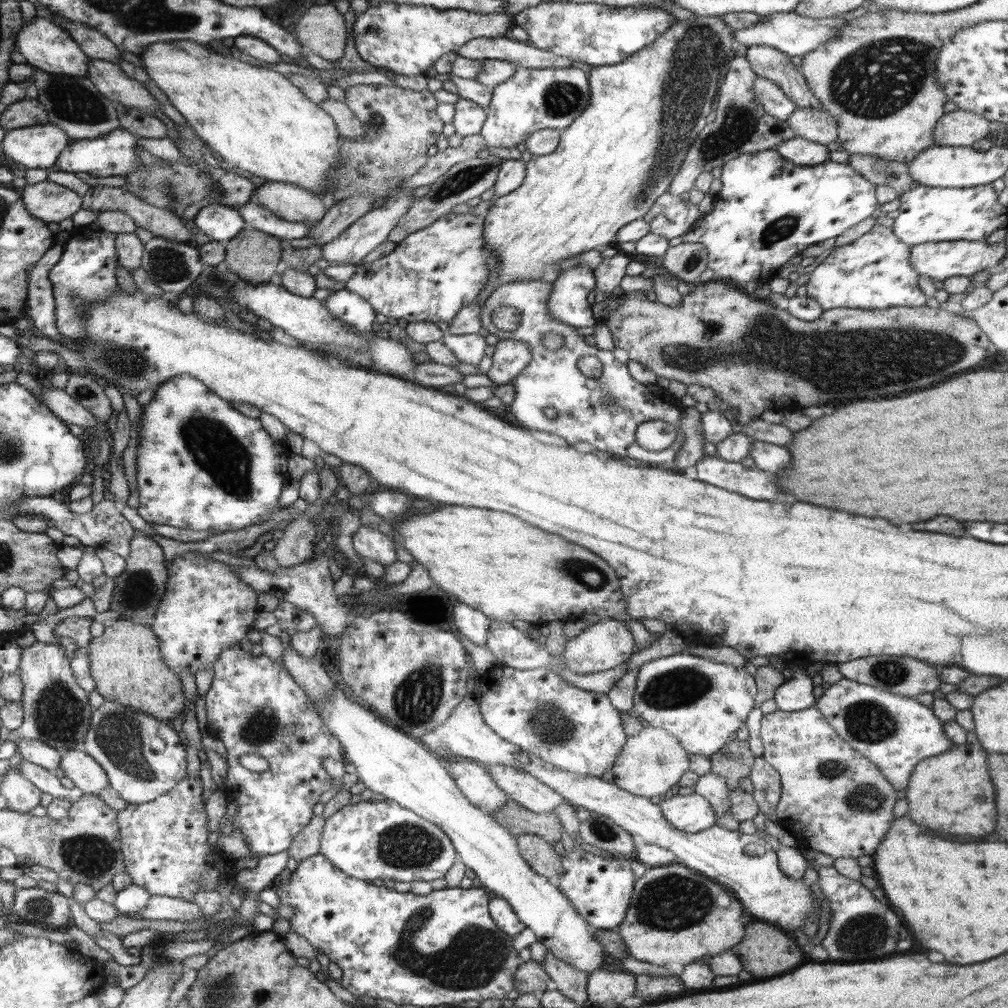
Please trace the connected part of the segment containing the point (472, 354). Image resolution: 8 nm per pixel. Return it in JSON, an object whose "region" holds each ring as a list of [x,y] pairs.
{"region":[[[446,333],[441,341],[453,352],[460,363],[478,366],[488,345],[485,338],[476,334],[455,335]]]}

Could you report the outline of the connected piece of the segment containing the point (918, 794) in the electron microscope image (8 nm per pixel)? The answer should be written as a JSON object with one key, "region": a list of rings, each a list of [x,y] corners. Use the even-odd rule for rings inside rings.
{"region":[[[964,743],[941,752],[938,756],[922,759],[912,771],[906,789],[909,809],[907,815],[946,834],[980,838],[992,834],[996,828],[996,802],[994,784],[988,774],[986,752],[980,745]]]}

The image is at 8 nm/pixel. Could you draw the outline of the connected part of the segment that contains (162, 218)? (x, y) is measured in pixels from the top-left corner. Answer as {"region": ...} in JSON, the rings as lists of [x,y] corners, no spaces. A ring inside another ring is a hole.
{"region":[[[106,185],[90,187],[84,196],[83,208],[85,210],[94,211],[94,213],[110,210],[119,211],[130,216],[138,227],[142,227],[150,231],[154,237],[164,237],[166,240],[172,240],[173,242],[194,244],[195,235],[192,234],[192,230],[190,230],[190,228],[180,220],[178,215],[173,214],[171,211],[160,209],[152,204],[146,203],[144,199],[126,191],[126,188],[110,188],[110,186]]]}

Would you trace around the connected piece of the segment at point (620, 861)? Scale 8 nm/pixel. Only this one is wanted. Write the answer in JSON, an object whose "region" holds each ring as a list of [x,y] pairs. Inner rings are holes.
{"region":[[[574,845],[573,851],[566,851],[562,855],[566,855],[561,856],[565,874],[560,875],[555,884],[572,900],[572,904],[592,927],[616,931],[625,922],[635,892],[636,878],[630,868],[632,858],[618,854],[618,859],[606,859],[584,851],[578,845]]]}

